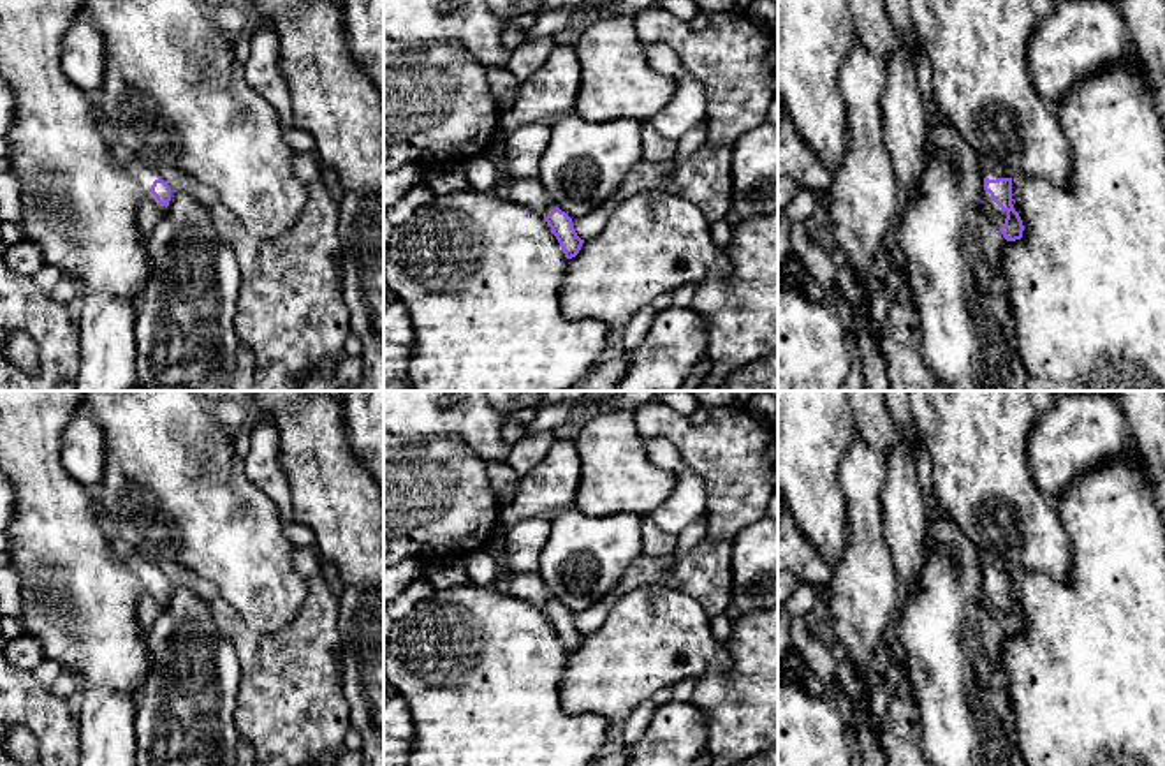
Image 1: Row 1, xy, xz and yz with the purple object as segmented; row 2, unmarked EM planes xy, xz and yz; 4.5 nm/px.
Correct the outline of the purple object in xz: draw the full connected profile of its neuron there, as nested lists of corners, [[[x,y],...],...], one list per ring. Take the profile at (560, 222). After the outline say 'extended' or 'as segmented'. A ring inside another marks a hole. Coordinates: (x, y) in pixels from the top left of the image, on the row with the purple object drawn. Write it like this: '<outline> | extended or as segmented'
[[[539,178],[510,181],[510,201],[528,206],[547,222],[567,259],[579,254],[584,239],[577,236],[572,218],[547,197]]] | extended

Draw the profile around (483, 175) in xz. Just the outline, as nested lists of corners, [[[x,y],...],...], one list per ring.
[[[486,157],[465,160],[465,173],[468,178],[470,190],[491,192],[491,188],[498,181],[498,169]]]

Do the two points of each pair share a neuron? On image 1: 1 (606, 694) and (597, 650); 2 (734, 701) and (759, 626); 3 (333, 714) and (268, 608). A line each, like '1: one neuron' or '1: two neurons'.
1: one neuron
2: one neuron
3: two neurons

